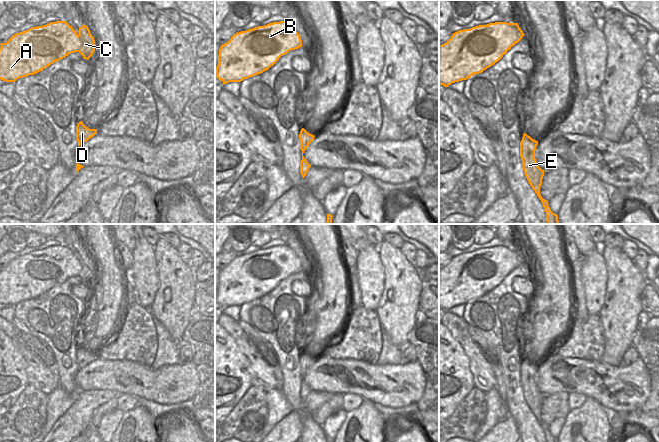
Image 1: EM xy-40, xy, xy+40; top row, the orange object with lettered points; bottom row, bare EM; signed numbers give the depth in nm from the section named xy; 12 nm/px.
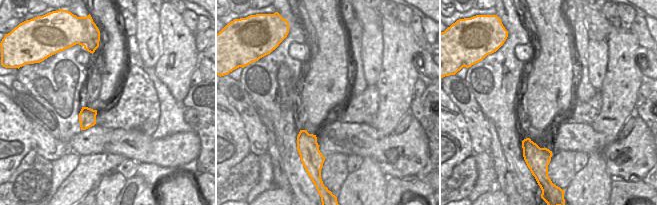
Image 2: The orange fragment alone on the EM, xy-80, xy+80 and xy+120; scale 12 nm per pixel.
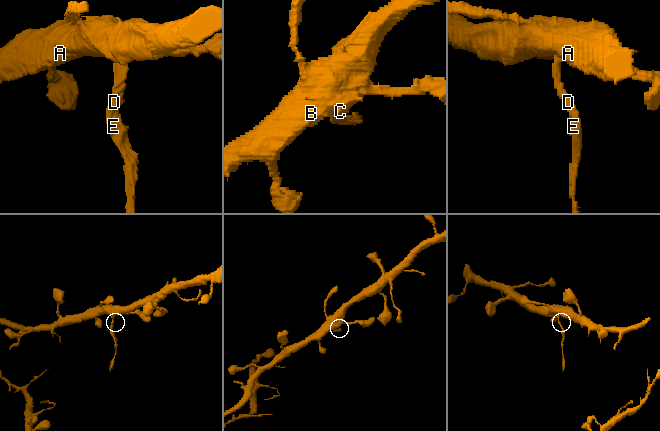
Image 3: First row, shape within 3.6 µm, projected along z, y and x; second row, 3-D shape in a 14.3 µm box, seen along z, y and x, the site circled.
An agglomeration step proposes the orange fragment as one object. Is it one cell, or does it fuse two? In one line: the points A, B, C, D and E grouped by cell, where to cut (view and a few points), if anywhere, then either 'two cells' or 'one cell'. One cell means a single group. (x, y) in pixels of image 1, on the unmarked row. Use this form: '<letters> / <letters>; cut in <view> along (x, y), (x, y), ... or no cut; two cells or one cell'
A B C D / E; cut in xy along (300, 363), (309, 367); two cells

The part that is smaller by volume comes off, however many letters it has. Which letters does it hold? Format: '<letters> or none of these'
E

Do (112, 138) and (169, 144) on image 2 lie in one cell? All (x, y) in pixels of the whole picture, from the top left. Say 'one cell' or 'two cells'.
one cell

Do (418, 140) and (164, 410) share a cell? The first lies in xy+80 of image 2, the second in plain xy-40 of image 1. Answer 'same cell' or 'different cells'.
different cells

